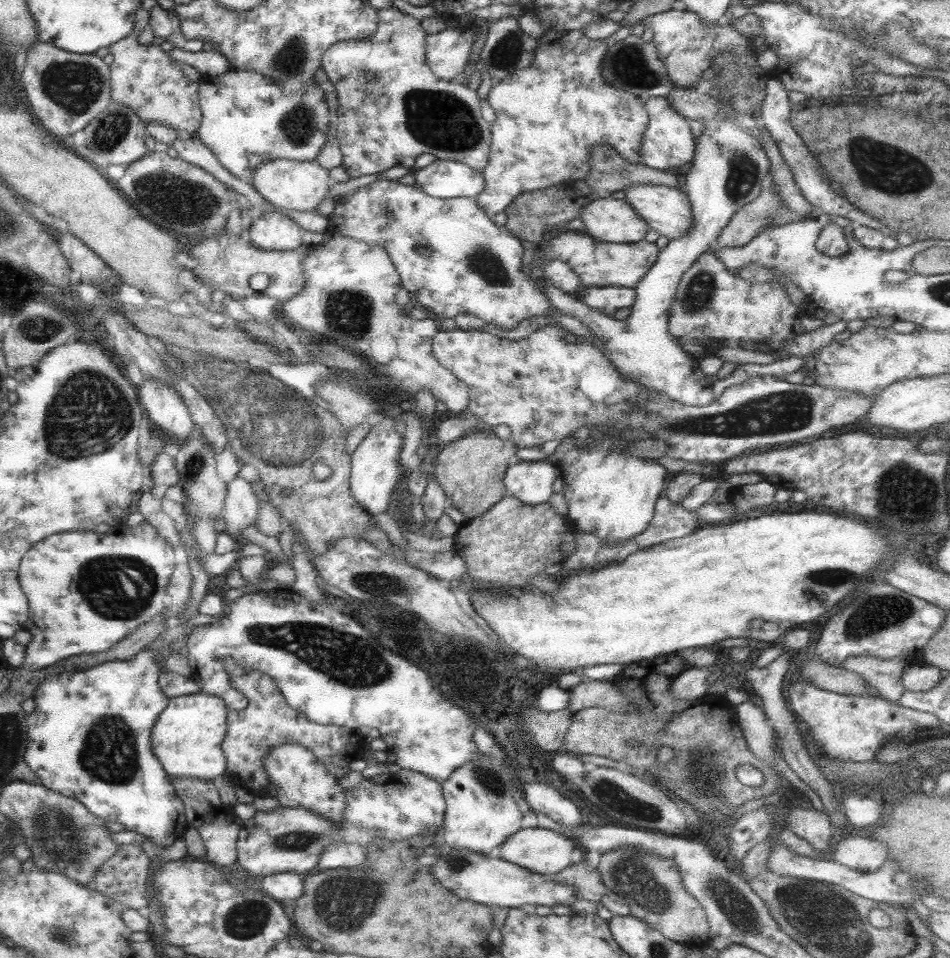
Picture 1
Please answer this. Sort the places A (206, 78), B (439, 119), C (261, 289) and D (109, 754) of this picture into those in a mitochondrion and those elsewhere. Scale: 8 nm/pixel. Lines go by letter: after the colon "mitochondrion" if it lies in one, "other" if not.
A: other
B: mitochondrion
C: other
D: mitochondrion

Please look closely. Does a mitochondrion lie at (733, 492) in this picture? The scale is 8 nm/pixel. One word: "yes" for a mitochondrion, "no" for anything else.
no

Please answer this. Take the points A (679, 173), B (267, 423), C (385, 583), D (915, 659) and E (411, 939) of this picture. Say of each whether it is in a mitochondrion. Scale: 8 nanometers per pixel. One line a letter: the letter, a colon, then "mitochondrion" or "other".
A: other
B: mitochondrion
C: mitochondrion
D: other
E: other

